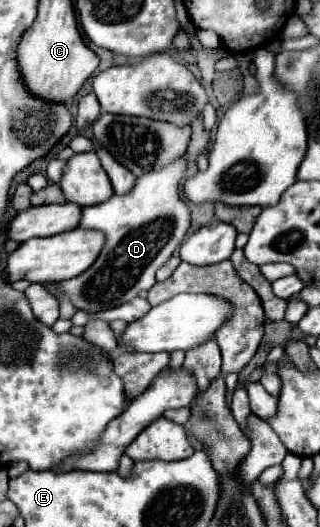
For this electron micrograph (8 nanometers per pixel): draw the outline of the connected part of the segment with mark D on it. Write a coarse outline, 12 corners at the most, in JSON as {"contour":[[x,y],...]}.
{"contour":[[187,155],[83,207],[107,241],[59,283],[77,309],[153,287],[189,231]]}

